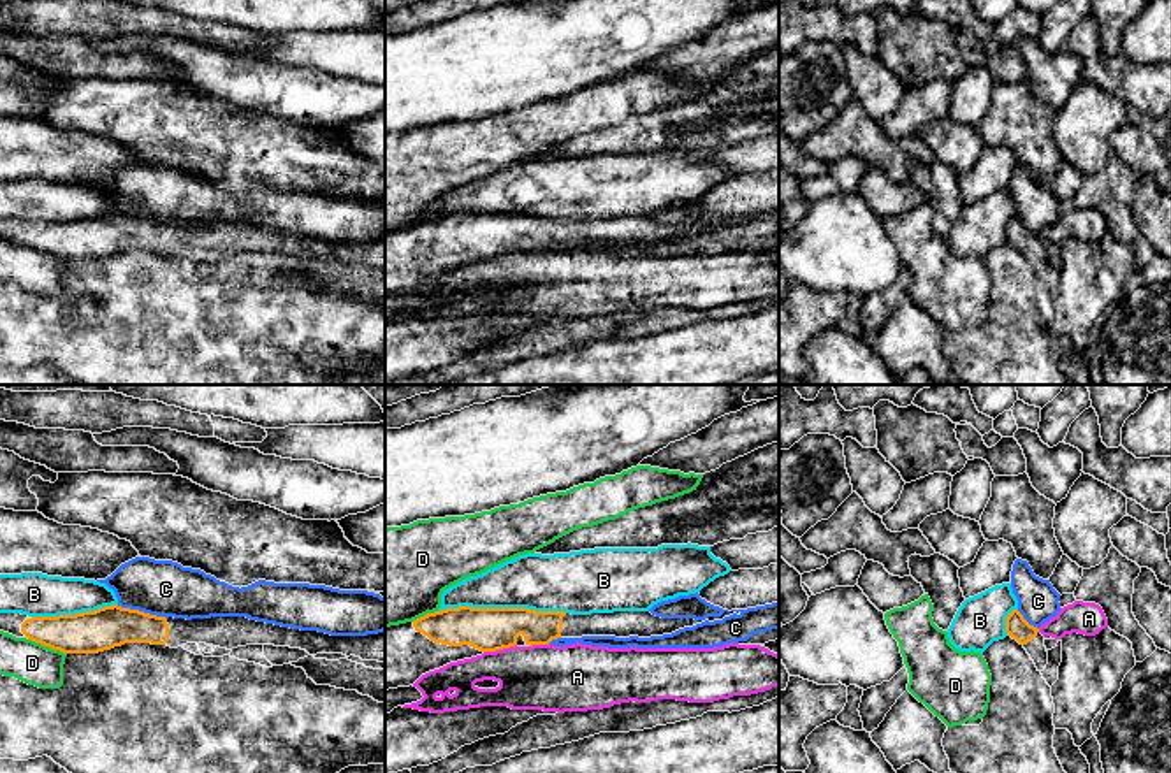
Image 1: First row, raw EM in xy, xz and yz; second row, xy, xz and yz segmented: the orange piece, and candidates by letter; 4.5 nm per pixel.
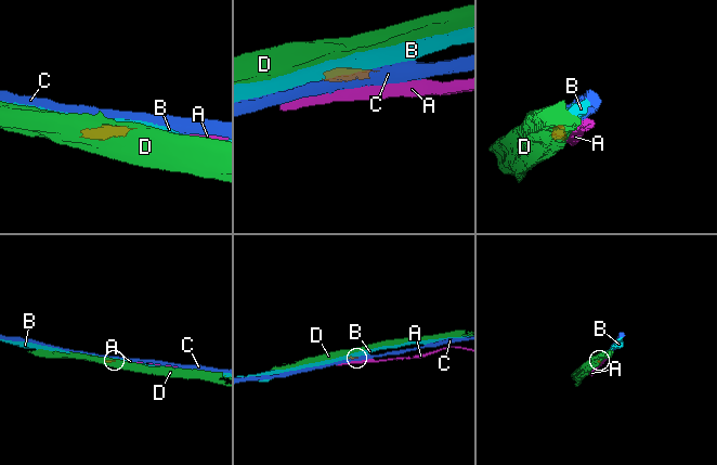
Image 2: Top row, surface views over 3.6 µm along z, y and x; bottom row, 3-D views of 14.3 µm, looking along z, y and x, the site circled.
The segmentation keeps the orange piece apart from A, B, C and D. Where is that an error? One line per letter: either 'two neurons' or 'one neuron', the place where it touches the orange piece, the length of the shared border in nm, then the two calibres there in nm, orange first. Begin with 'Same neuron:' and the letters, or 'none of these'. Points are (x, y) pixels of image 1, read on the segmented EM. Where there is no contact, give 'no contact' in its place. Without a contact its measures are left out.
Same neuron: none of these
A: two neurons; contact xz (500, 649); length 160 nm; calibres 200 and 300 nm
B: two neurons; contact xz (503, 608); length 600 nm; calibres 200 and 260 nm
C: two neurons; contact xy (141, 612); length 240 nm; calibres 190 and 260 nm
D: two neurons; contact xy (48, 645); length 190 nm; calibres 190 and 190 nm

